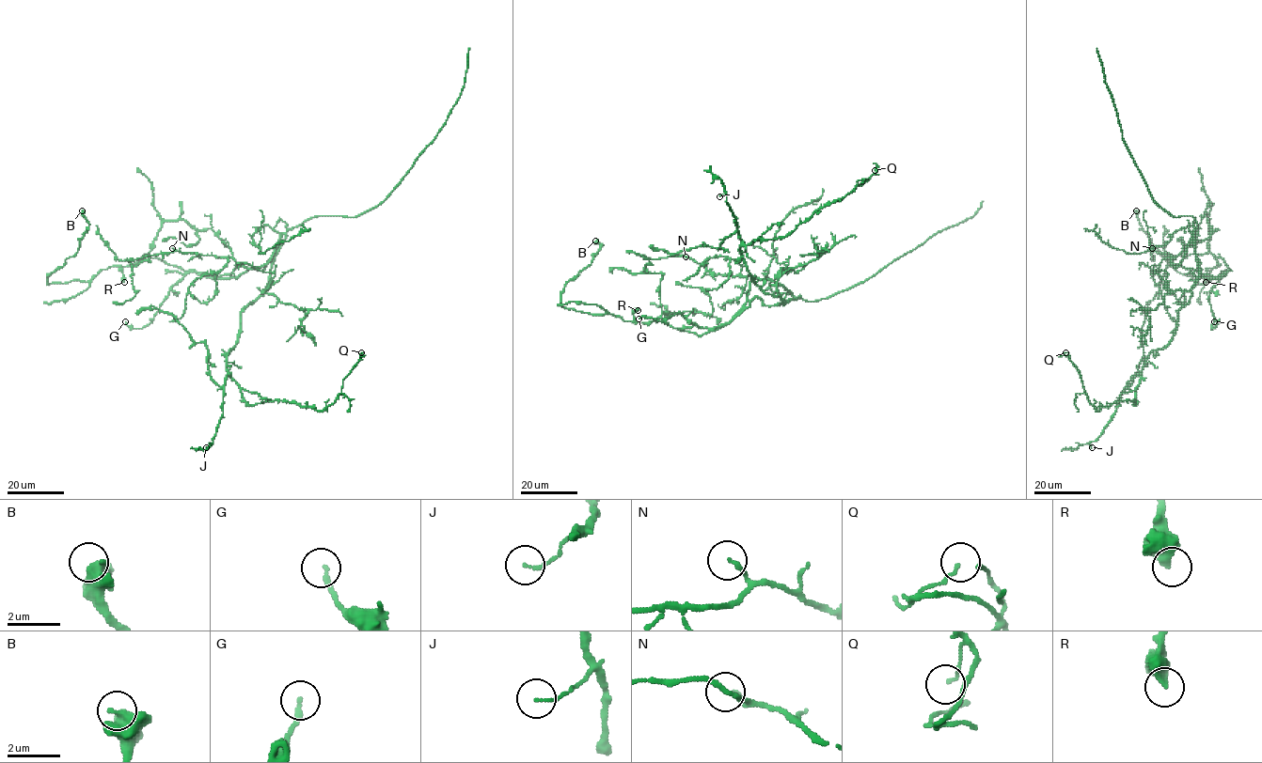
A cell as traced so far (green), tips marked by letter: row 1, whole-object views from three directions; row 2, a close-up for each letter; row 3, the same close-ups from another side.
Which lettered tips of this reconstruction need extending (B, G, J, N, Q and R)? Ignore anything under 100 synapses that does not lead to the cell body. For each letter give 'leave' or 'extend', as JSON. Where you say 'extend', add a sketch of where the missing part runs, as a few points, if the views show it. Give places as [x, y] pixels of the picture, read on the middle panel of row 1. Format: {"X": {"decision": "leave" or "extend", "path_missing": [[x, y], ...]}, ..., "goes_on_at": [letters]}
{"B": {"decision": "leave"}, "G": {"decision": "leave"}, "J": {"decision": "leave"}, "N": {"decision": "leave"}, "Q": {"decision": "leave"}, "R": {"decision": "leave"}, "goes_on_at": []}

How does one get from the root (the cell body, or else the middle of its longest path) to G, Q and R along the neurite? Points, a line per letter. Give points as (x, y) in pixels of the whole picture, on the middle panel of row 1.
G: (775, 305), (765, 305), (755, 297), (727, 324), (714, 329), (700, 328), (679, 313), (664, 321), (638, 319)
Q: (775, 305), (785, 303), (752, 280), (741, 247), (788, 236), (816, 210), (862, 185), (876, 165), (875, 170)
R: (775, 305), (755, 297), (731, 321), (700, 335), (660, 318), (635, 322), (633, 313), (638, 310)

